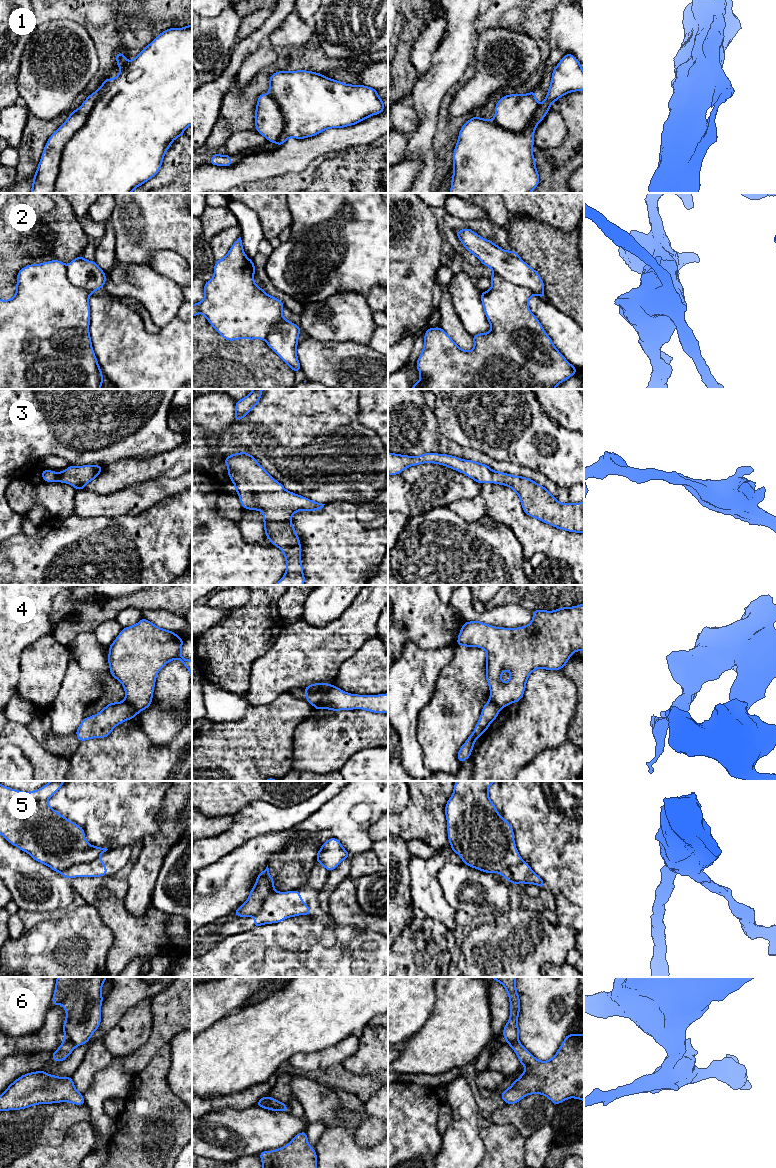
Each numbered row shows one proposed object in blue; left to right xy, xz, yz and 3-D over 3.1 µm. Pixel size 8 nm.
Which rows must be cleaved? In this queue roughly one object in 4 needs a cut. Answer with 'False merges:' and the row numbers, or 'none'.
False merges: 1, 2, 4, 5, 6

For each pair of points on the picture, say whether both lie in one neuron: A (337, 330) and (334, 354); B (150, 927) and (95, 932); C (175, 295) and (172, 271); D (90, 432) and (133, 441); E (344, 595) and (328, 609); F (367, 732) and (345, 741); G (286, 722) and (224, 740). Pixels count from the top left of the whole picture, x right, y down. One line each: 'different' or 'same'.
A: different
B: different
C: different
D: same
E: same
F: same
G: same

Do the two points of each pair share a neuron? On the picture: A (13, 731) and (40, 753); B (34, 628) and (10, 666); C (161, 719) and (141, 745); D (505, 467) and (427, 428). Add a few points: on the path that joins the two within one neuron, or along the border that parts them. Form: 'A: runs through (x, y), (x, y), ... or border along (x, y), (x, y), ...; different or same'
A: runs through (20, 736), (33, 749); same
B: runs through (25, 637), (10, 652), (10, 657); same
C: border along (135, 717), (156, 746), (170, 742); different
D: runs through (486, 459), (474, 454), (460, 452), (446, 445); same

